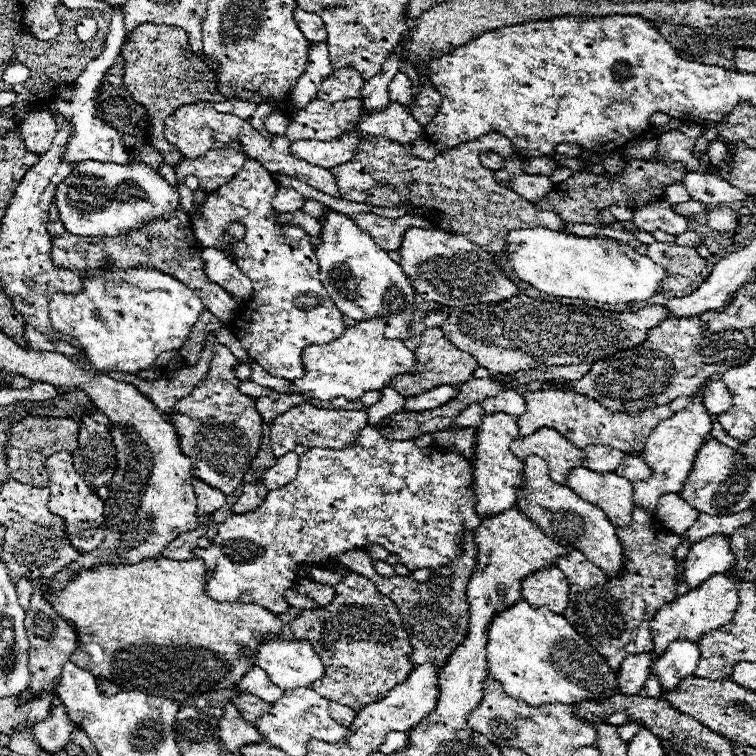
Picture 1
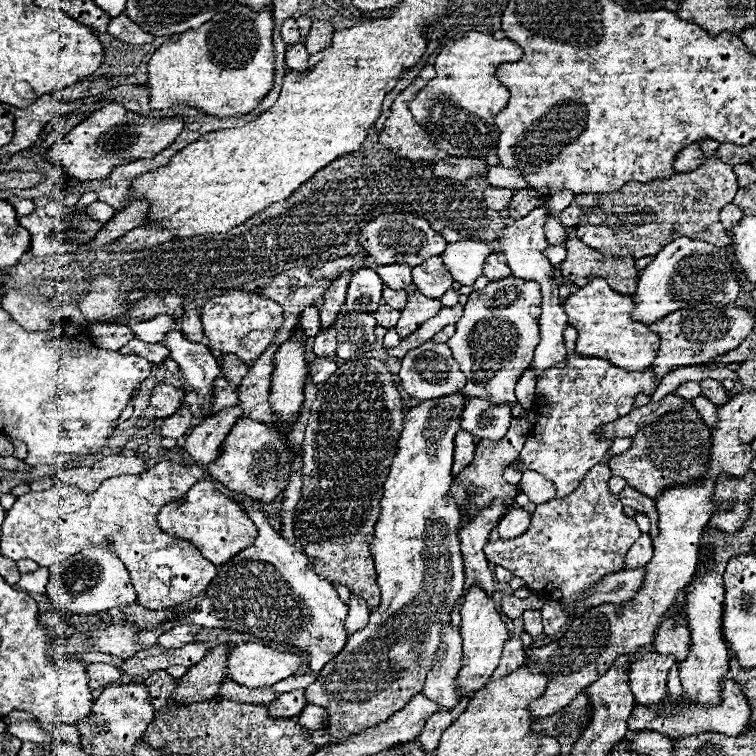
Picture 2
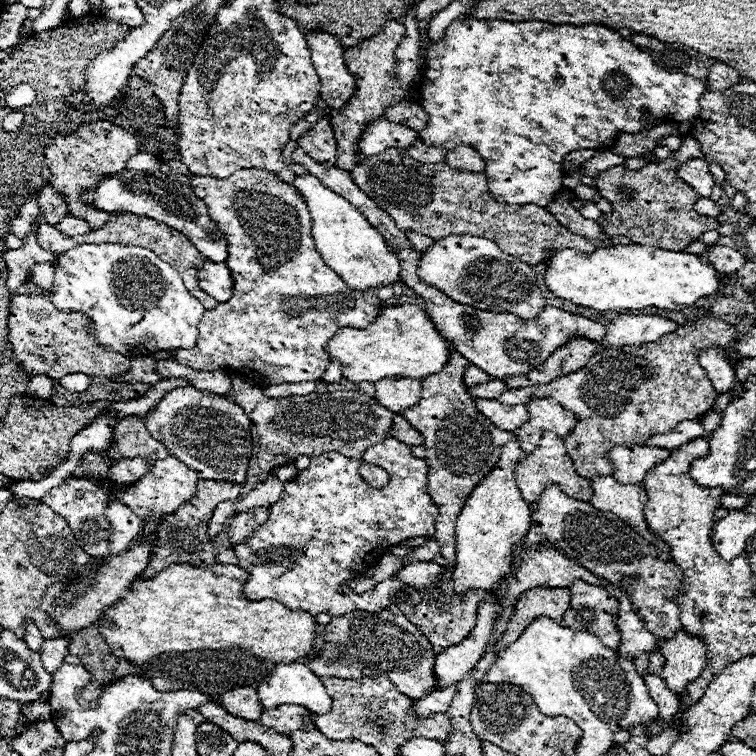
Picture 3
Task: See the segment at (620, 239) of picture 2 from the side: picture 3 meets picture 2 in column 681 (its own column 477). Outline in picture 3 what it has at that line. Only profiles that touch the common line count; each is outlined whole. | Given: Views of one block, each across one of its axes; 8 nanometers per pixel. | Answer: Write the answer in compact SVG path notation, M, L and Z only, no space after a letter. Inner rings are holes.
M388 148L380 156L368 156L356 170L350 172L356 186L380 204L384 212L396 220L396 226L406 232L426 234L434 240L452 234L470 234L488 238L498 244L502 252L516 256L528 266L542 264L556 248L576 248L578 252L594 252L594 244L586 238L572 234L560 226L558 220L534 204L514 206L496 202L488 190L486 176L476 172L454 170L448 164L422 164L408 156L404 148Z

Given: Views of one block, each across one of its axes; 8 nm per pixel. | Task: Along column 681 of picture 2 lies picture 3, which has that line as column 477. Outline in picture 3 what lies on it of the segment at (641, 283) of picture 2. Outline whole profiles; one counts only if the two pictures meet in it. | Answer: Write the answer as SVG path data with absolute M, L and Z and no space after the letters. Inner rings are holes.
M448 236L436 240L436 244L422 254L418 276L442 290L454 302L470 304L478 310L512 312L522 320L532 320L546 306L536 272L518 258L502 252L488 238Z

